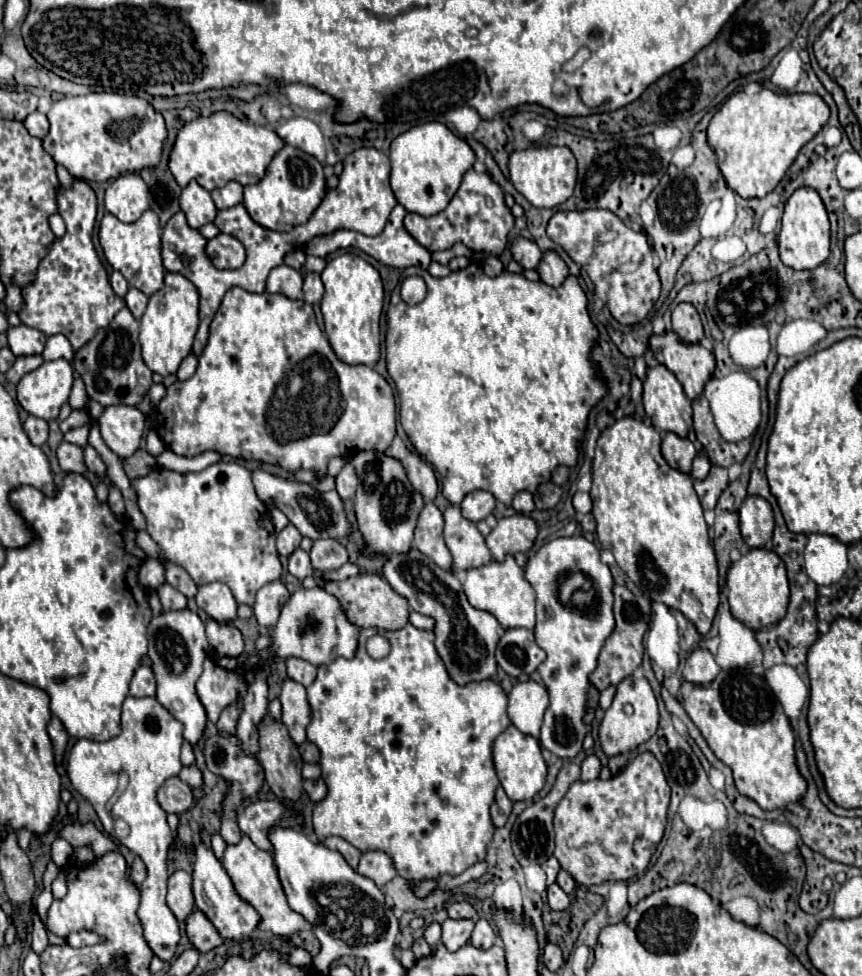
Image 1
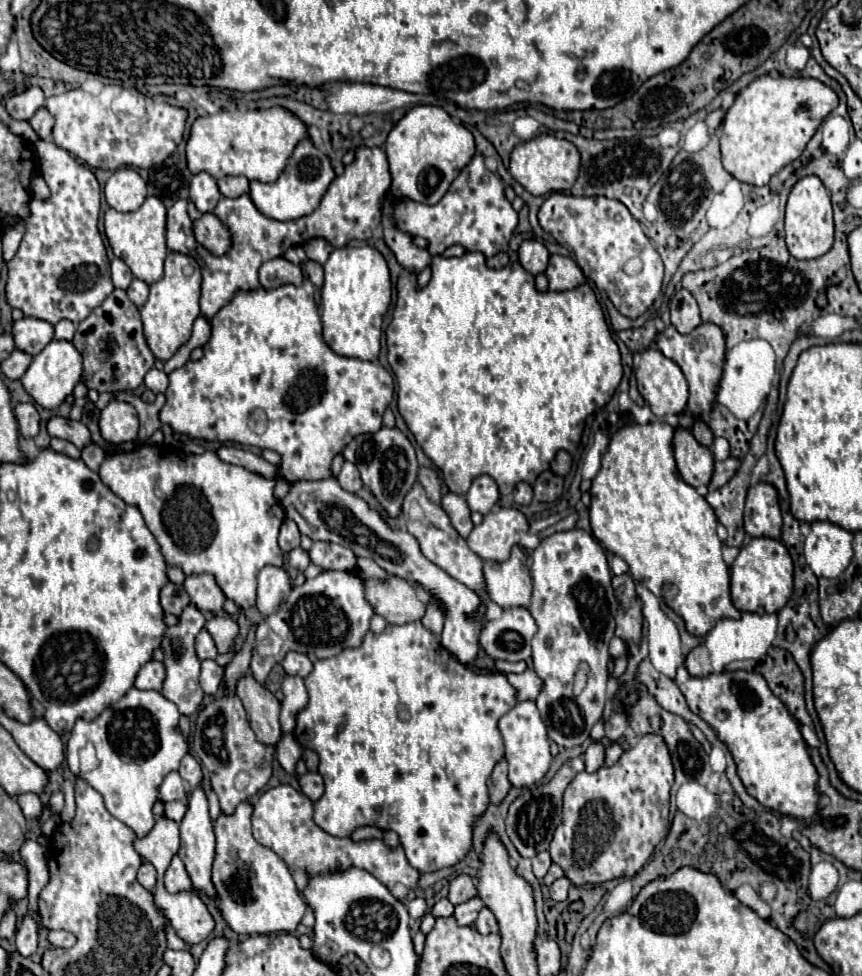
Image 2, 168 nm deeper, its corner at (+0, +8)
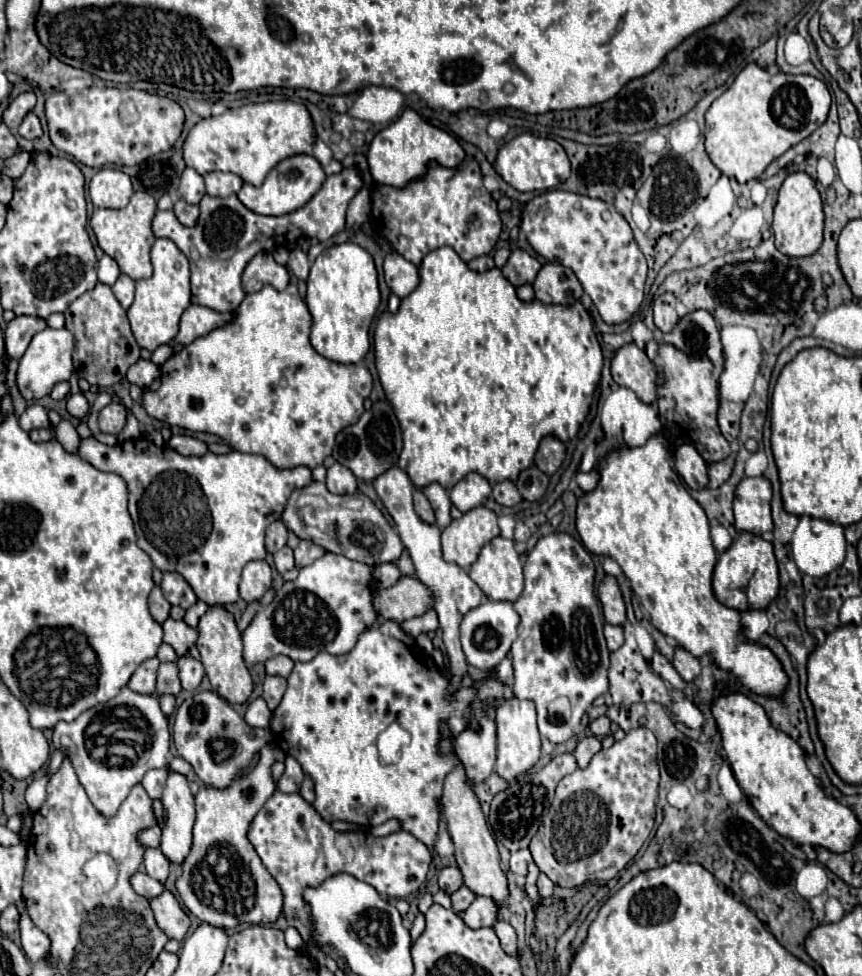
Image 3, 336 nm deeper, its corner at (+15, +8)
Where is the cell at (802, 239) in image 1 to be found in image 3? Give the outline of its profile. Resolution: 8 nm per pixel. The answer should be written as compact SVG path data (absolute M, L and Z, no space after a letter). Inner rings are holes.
M791 173L779 189L779 199L775 205L775 217L771 225L775 247L789 257L813 255L823 241L823 207L815 181L807 173Z

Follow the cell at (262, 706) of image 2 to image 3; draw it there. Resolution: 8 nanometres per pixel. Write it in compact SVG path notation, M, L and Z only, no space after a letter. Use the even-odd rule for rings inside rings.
M217 605L209 607L209 611L199 621L197 649L201 651L201 663L211 681L211 689L229 703L245 703L253 693L253 681L251 681L249 669L245 667L243 657L241 657L241 651L243 651L241 633L229 611L225 611L223 607L217 607Z

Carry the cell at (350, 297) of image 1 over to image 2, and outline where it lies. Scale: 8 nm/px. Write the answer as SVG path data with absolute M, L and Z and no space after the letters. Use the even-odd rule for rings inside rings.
M372 247L334 249L324 263L322 285L322 335L326 345L342 355L362 361L378 361L382 319L392 301L392 283L386 259Z

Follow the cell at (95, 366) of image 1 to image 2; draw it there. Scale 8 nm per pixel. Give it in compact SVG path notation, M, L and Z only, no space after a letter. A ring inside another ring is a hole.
M114 289L92 315L78 323L72 343L84 359L82 379L86 387L96 389L98 393L134 391L154 367L154 355L144 339L140 311L128 299L124 289Z

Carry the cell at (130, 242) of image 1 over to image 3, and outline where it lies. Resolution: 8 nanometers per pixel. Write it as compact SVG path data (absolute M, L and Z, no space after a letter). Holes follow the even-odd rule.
M133 193L129 205L125 209L95 209L91 215L91 229L97 237L99 247L117 261L121 273L129 275L131 279L143 279L149 277L153 267L151 267L151 247L155 243L153 231L151 231L151 219L157 211L157 203L149 193Z

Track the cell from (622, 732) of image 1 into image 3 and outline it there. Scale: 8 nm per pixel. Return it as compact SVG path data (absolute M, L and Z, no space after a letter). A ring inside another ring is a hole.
M597 717L595 721L589 723L589 729L595 737L605 737L605 735L611 735L611 721L607 717Z

